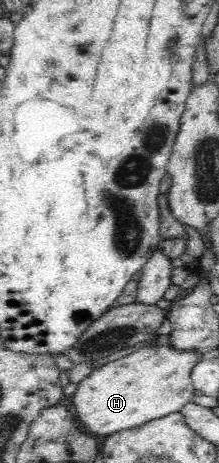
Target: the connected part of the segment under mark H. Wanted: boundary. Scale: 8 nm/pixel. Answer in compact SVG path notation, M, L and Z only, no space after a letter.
M152 345L122 359L95 368L78 384L68 400L83 424L83 430L107 437L123 429L137 427L151 419L159 419L181 411L196 393L192 369L203 361L197 349L177 349L174 345Z

